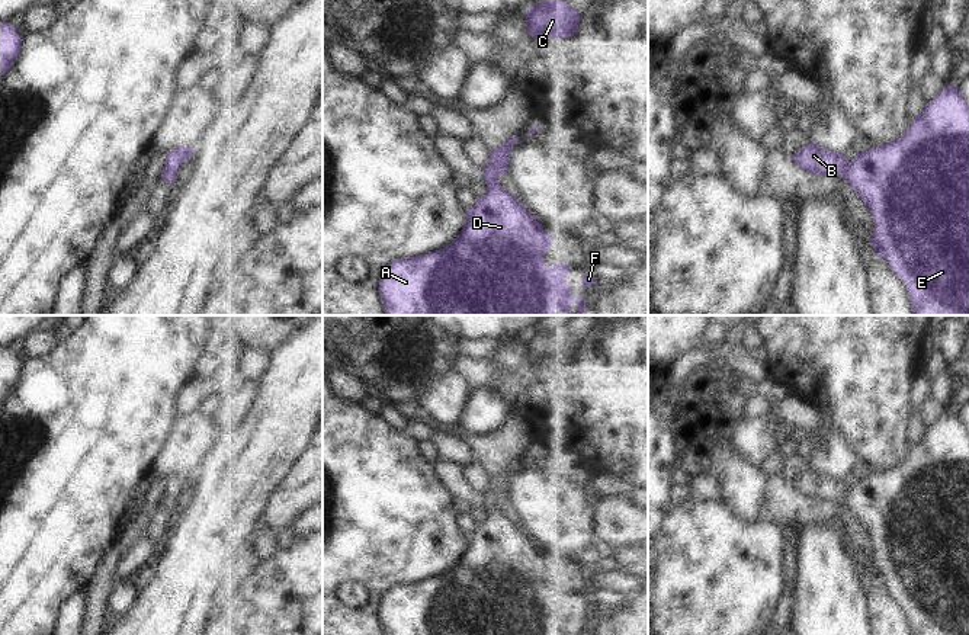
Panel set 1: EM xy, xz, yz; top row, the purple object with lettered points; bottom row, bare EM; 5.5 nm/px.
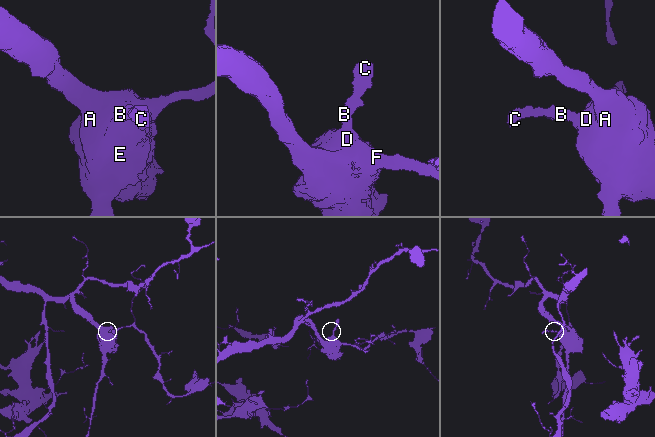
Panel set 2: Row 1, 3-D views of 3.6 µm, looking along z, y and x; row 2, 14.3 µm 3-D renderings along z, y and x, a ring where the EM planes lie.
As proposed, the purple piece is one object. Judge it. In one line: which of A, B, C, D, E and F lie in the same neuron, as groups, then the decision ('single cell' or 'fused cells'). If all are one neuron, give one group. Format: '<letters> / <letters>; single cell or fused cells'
A B C D E F; single cell

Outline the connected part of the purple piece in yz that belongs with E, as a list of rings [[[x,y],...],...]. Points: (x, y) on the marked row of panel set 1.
[[[944,86],[898,139],[857,153],[851,163],[814,141],[790,158],[815,176],[843,177],[869,206],[875,221],[870,246],[907,285],[912,315],[969,315],[969,106],[957,86]]]

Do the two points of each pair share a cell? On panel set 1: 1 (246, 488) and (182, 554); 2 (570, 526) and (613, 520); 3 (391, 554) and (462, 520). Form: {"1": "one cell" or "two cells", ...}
{"1": "one cell", "2": "two cells", "3": "two cells"}

